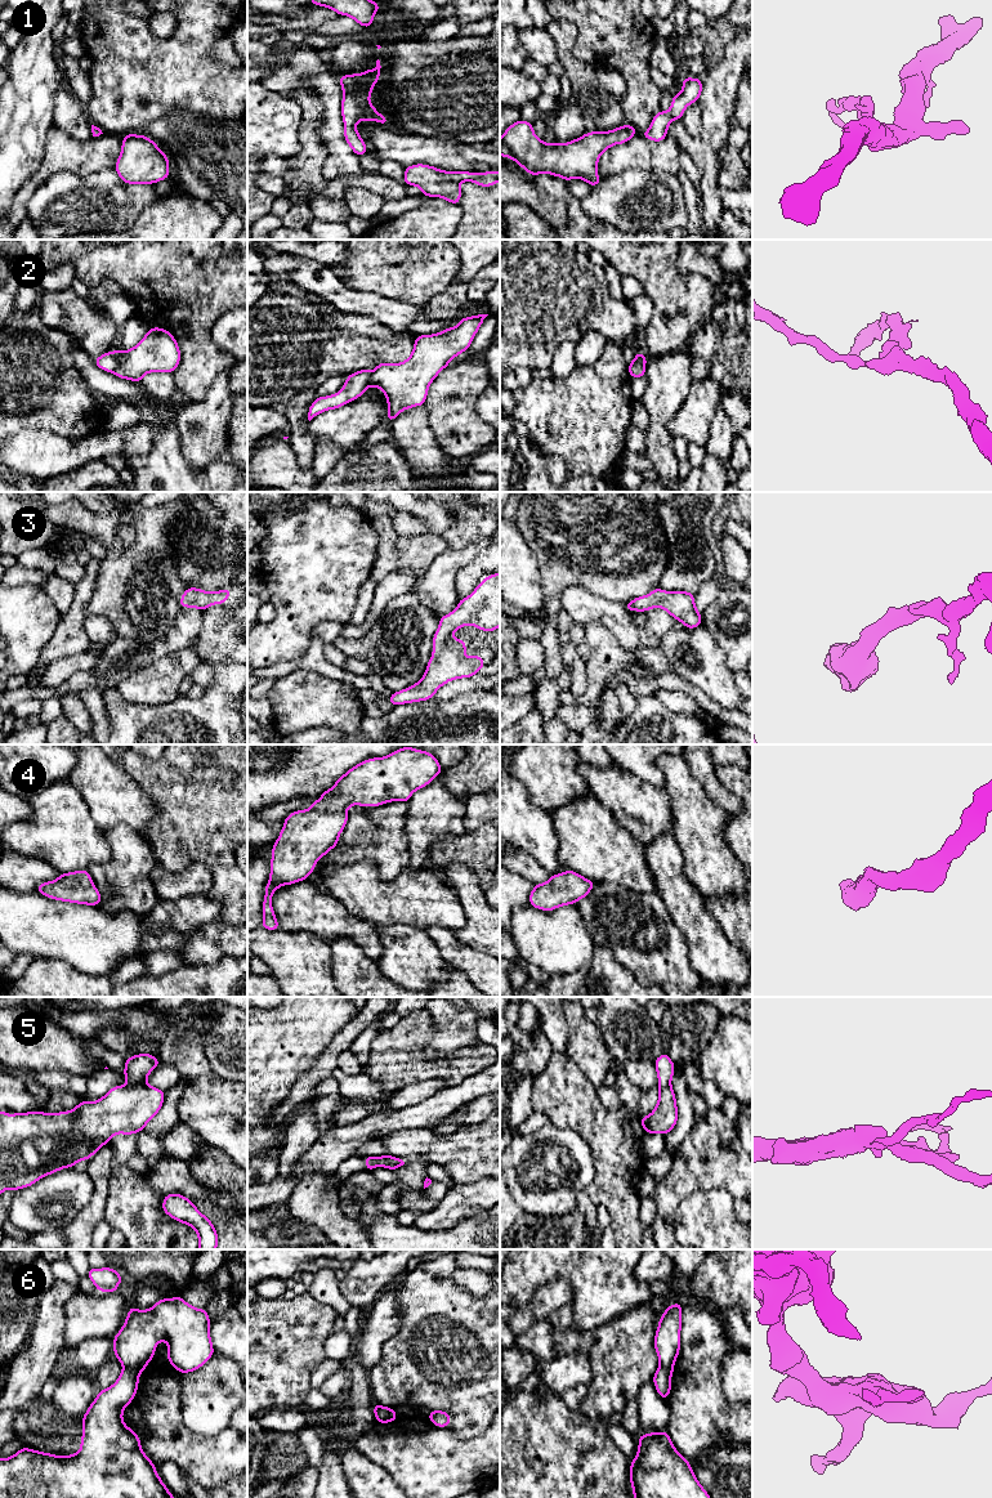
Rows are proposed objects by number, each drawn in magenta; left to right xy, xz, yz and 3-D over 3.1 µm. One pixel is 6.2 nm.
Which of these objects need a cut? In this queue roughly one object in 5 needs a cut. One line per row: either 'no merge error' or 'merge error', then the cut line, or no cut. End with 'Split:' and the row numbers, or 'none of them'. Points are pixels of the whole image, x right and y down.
1: no merge error | no cut
2: merge error | xy (117, 350), (117, 366), (112, 371)
3: no merge error | no cut
4: no merge error | no cut
5: merge error | xy (146, 1083), (125, 1085)
6: merge error | xy (124, 1365), (142, 1371)
Split: 2, 5, 6

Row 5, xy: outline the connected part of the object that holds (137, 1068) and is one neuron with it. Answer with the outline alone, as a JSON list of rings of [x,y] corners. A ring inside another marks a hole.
[[[138,1054],[125,1059],[126,1086],[147,1085],[148,1074],[160,1065],[152,1054]]]

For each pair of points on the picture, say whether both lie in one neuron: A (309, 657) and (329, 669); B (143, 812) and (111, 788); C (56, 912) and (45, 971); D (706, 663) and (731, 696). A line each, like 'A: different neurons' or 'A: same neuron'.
A: same neuron
B: same neuron
C: different neurons
D: same neuron

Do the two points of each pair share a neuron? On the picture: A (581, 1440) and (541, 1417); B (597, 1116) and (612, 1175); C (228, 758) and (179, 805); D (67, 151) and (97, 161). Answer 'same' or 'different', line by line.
A: same
B: same
C: same
D: same

